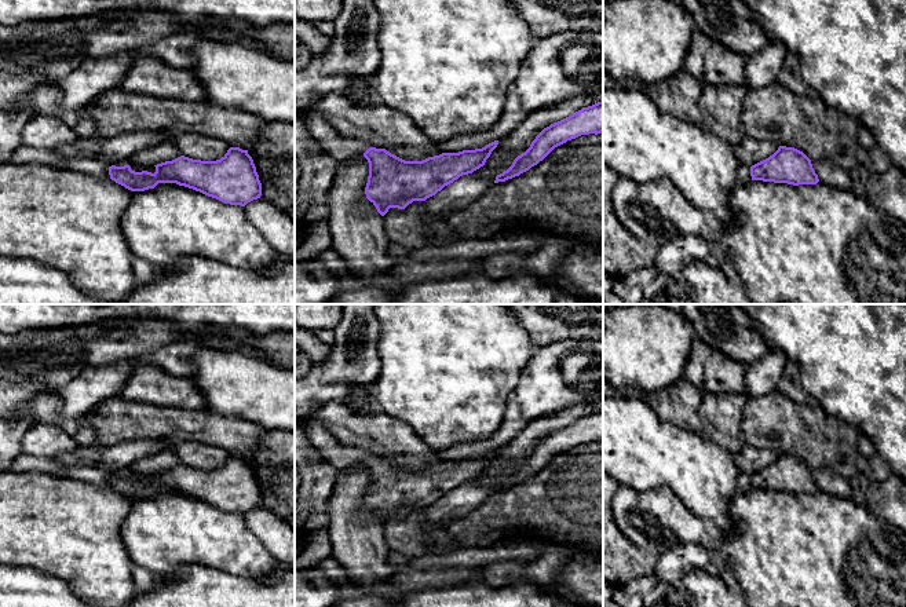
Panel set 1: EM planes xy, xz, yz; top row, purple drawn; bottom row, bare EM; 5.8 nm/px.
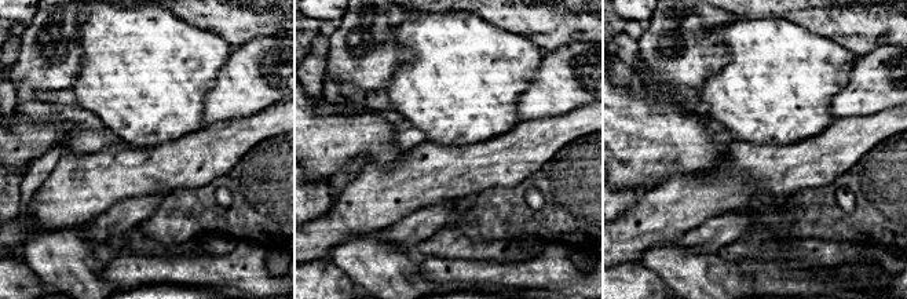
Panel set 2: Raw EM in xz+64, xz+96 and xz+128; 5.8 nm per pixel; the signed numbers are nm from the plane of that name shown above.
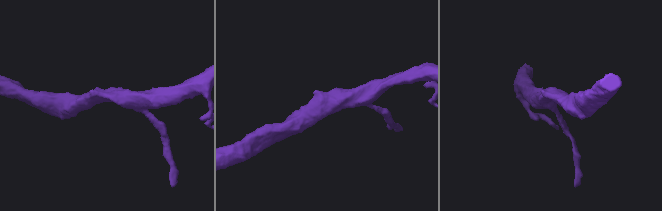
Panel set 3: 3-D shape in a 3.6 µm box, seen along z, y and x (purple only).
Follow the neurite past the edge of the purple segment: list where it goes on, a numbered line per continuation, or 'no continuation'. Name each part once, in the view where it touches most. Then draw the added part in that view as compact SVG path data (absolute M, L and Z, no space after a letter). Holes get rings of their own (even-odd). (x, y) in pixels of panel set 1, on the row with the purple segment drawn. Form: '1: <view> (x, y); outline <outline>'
no continuation

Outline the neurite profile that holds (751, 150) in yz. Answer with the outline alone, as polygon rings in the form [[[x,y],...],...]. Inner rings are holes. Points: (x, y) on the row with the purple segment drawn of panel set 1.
[[[745,136],[741,145],[733,146],[735,157],[741,165],[752,167],[778,150],[779,145],[768,140],[757,140],[750,136]]]

